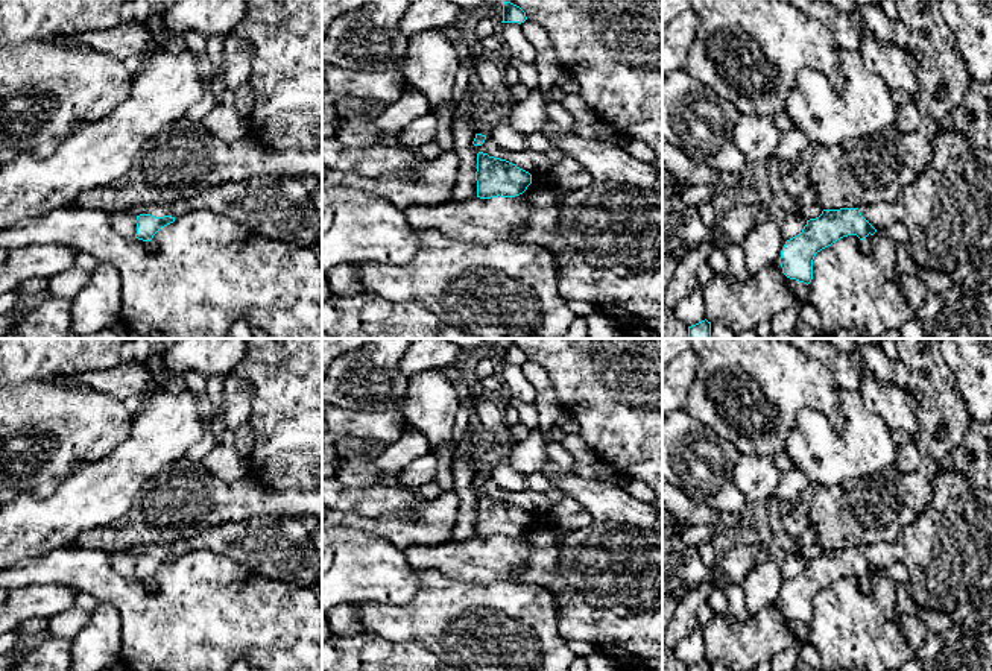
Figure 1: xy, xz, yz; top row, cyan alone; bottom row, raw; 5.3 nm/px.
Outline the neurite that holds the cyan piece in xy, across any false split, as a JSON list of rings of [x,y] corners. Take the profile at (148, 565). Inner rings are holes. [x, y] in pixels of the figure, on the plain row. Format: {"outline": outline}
{"outline": [[[140,554],[137,556],[137,574],[135,578],[143,581],[150,581],[153,575],[164,566],[175,562],[175,557],[164,556],[164,557],[155,557],[150,554]]]}

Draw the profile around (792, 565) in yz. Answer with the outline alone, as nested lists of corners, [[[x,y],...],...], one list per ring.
[[[788,550],[781,551],[779,562],[784,581],[801,574],[804,566],[807,565],[807,559],[802,559]]]

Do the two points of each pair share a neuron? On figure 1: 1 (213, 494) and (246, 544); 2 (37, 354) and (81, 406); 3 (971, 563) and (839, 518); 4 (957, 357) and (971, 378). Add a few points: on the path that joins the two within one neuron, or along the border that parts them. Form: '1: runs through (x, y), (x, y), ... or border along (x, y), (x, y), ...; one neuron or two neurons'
1: border along (268, 515), (251, 515), (227, 521), (199, 533); two neurons
2: border along (52, 378), (26, 380), (17, 384); two neurons
3: border along (922, 512), (904, 527), (898, 539); two neurons
4: runs through (962, 362), (971, 374); one neuron

